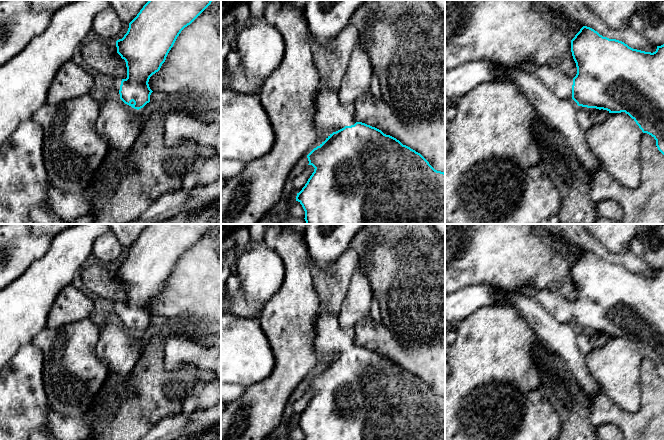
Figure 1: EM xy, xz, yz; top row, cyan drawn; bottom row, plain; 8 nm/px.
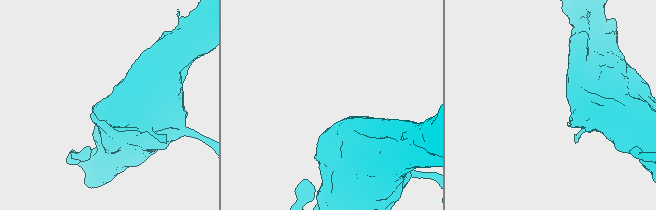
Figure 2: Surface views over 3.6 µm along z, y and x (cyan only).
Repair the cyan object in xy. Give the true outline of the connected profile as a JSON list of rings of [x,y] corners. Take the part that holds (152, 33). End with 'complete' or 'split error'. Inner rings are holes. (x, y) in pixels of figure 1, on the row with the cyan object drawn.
[[[149,0],[137,16],[129,23],[128,31],[124,37],[116,41],[117,53],[126,62],[127,78],[98,79],[90,92],[91,97],[101,104],[107,98],[114,95],[134,109],[139,110],[143,108],[150,102],[150,95],[153,92],[148,84],[150,77],[160,70],[181,31],[190,25],[212,1],[213,0]]]; split error

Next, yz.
[[[583,26],[580,31],[575,35],[575,37],[571,40],[571,52],[577,67],[577,74],[573,79],[565,76],[556,68],[553,68],[549,65],[541,66],[532,61],[527,61],[519,66],[515,66],[512,68],[518,68],[523,72],[536,75],[554,95],[561,99],[572,98],[578,106],[596,108],[599,110],[603,109],[607,110],[609,113],[625,112],[636,122],[636,124],[639,126],[643,133],[651,135],[656,140],[656,146],[658,150],[664,155],[664,44],[661,46],[657,46],[656,51],[653,53],[645,52],[633,49],[622,41],[603,37],[594,29]]]; split error

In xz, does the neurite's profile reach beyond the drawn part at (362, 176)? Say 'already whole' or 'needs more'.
needs more

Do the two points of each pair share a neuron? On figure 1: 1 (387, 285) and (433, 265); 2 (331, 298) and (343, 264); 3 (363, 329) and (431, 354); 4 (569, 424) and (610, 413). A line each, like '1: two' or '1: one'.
1: one
2: one
3: one
4: two

